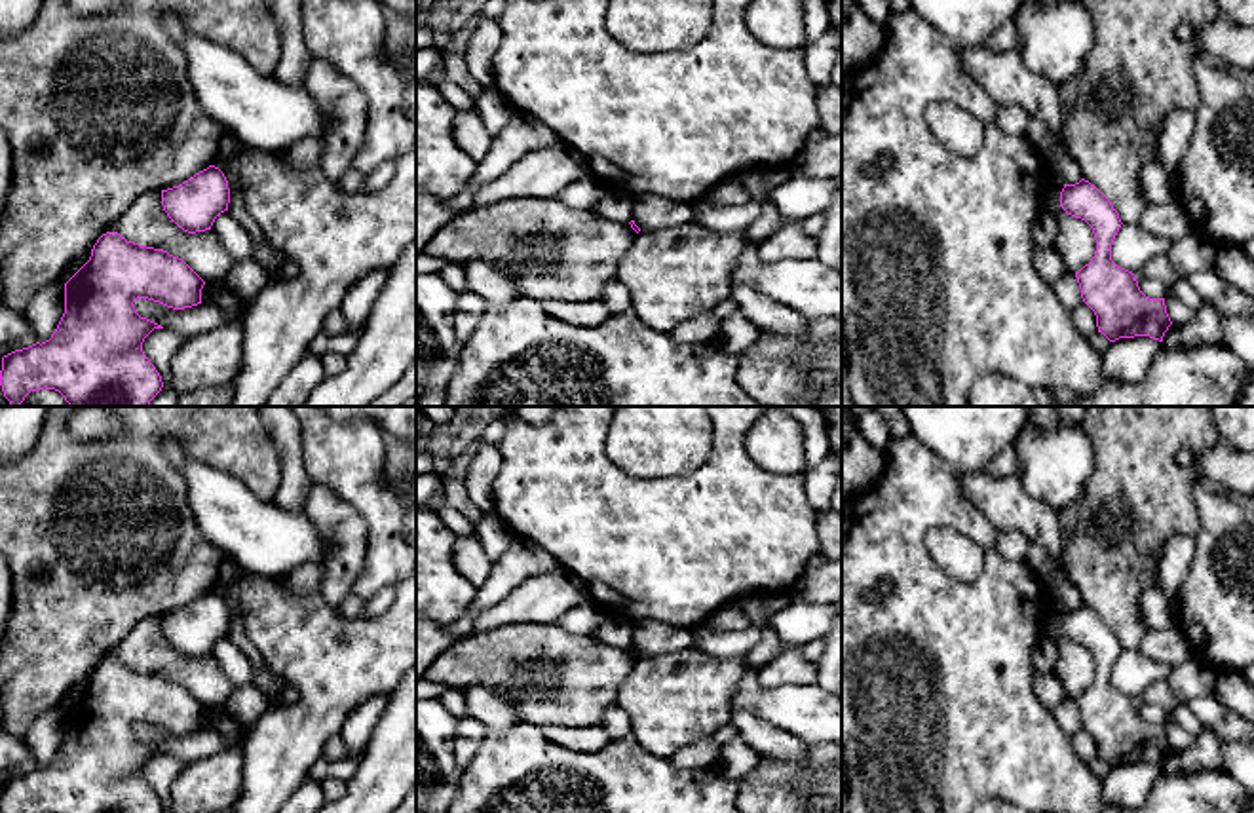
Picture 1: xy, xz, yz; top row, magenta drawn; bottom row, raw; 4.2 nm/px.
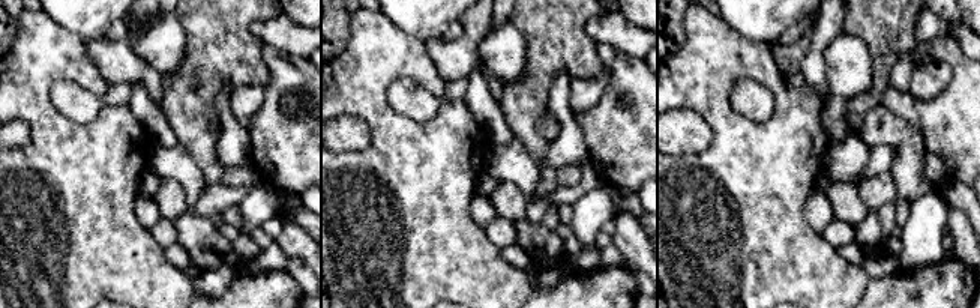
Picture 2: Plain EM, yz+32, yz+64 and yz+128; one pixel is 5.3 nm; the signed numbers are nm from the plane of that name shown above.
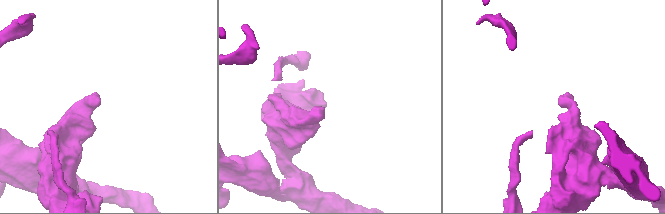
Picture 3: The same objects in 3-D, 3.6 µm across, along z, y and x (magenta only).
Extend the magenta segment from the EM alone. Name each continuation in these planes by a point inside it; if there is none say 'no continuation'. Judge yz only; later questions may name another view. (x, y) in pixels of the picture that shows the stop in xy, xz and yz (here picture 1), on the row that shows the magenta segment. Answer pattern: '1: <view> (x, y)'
no continuation

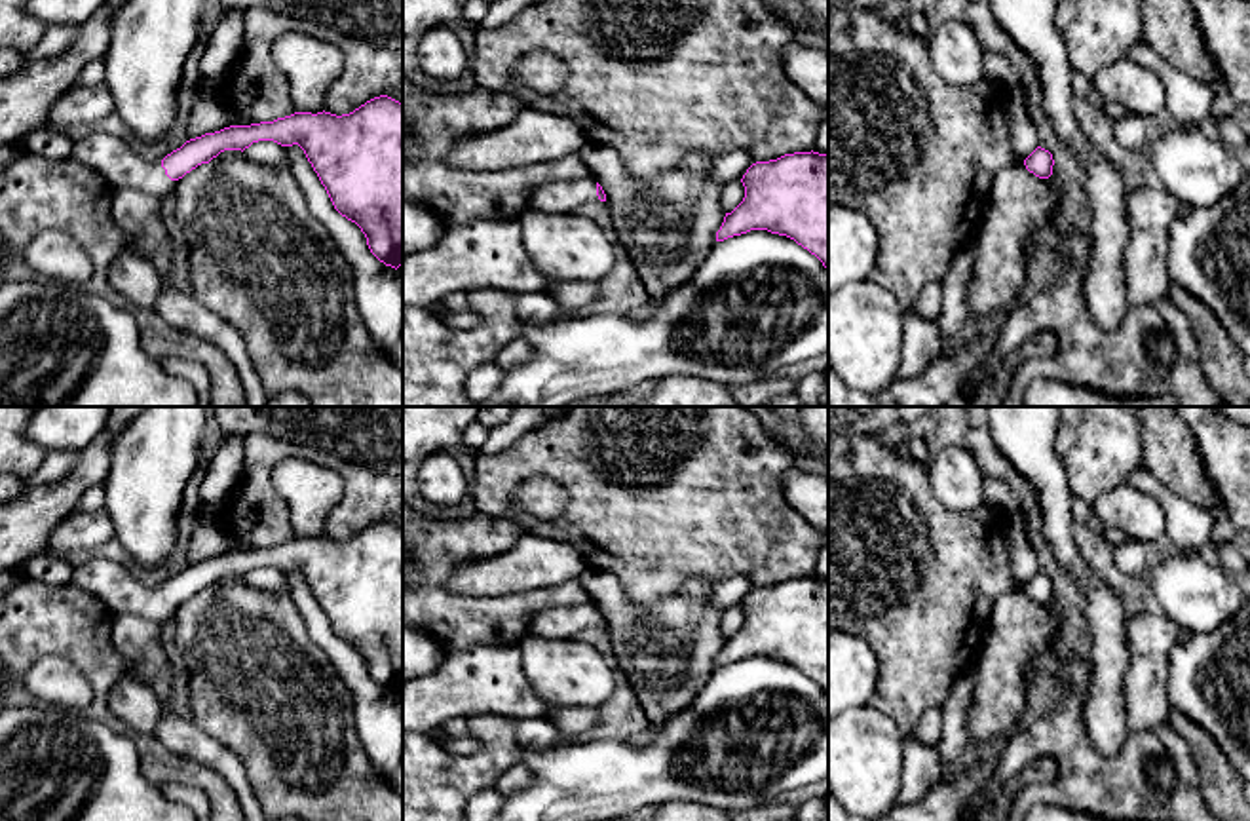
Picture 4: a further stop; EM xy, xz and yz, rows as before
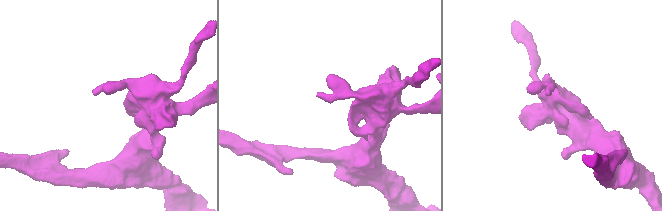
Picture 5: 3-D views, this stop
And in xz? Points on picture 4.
1: xz (557, 196)

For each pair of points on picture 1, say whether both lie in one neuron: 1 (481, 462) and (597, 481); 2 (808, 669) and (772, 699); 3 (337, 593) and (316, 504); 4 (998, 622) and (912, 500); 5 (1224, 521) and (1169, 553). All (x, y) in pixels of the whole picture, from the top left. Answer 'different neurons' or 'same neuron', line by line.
1: different neurons
2: different neurons
3: same neuron
4: same neuron
5: different neurons

